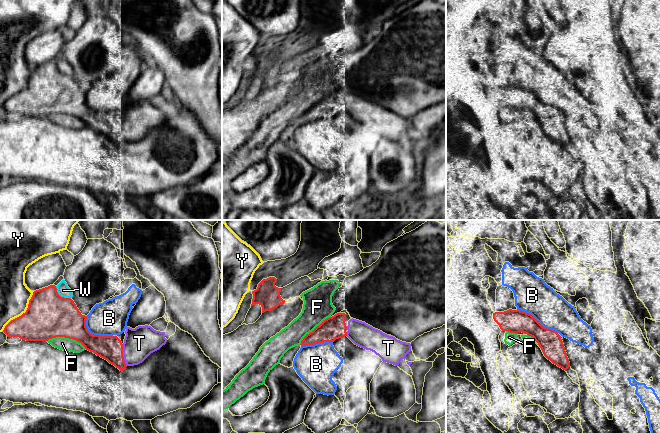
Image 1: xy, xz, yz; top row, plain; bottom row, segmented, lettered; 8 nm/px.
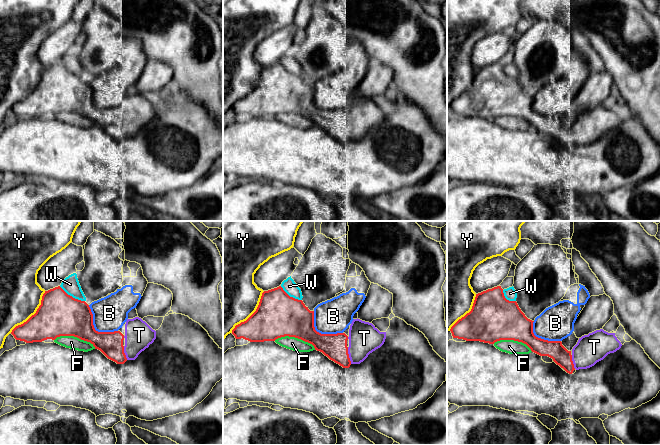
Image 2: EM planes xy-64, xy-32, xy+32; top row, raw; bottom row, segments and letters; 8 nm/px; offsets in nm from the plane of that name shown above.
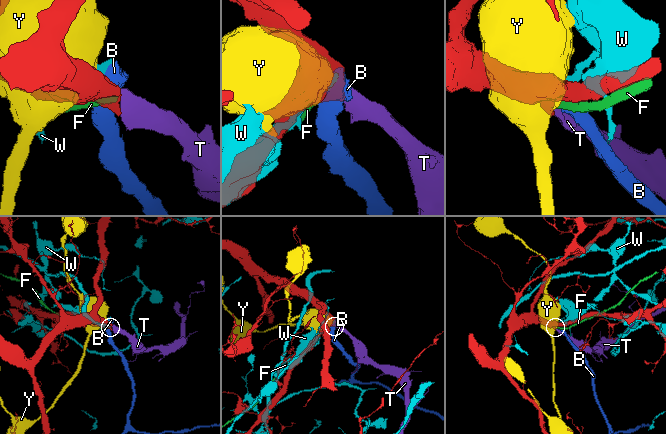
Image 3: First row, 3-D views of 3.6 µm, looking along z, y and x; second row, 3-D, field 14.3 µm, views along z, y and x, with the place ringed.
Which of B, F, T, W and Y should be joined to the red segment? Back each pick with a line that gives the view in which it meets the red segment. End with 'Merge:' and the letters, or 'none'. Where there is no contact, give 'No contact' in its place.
T: Touches red in xy
Merge: T

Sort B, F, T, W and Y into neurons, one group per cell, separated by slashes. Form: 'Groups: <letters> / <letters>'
Groups: B / F / T / W / Y

